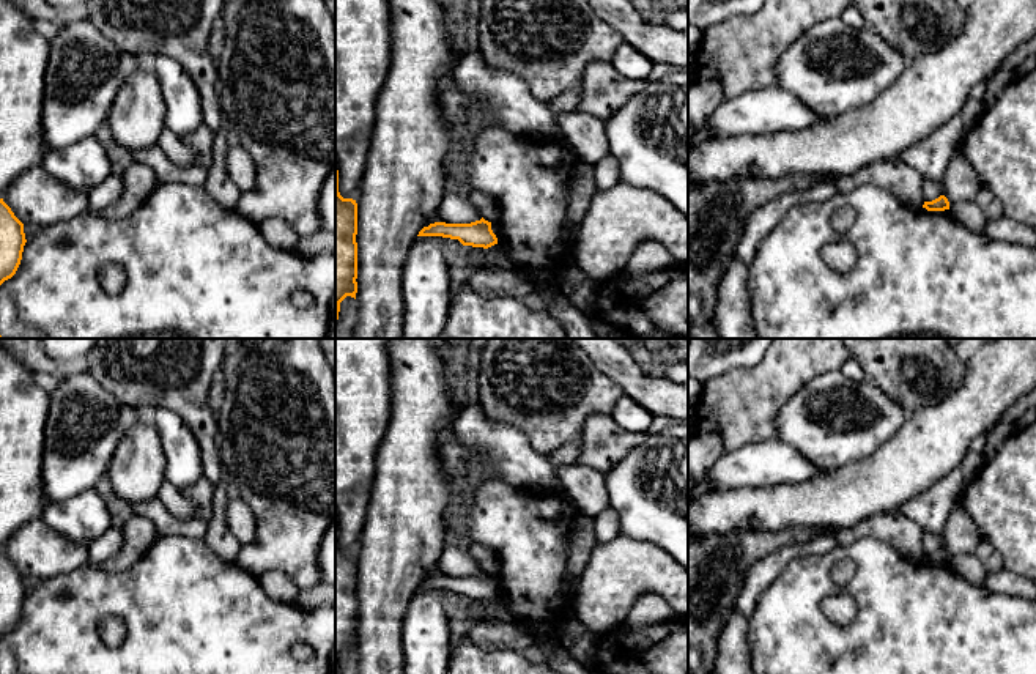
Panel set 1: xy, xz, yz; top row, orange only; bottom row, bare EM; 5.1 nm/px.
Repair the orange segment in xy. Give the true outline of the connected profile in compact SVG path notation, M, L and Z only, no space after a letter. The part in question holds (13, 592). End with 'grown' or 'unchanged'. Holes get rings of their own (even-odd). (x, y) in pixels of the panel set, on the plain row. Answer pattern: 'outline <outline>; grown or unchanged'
outline M0 551L0 638L16 627L25 595L24 576Z; unchanged

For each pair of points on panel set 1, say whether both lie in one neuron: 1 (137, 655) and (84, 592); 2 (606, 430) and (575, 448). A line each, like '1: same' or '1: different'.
1: same
2: different

